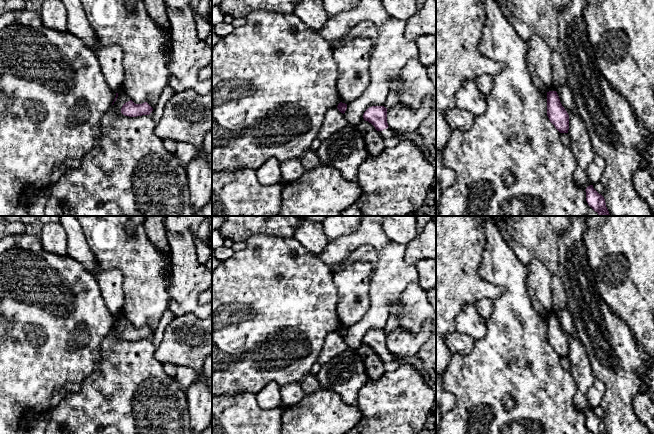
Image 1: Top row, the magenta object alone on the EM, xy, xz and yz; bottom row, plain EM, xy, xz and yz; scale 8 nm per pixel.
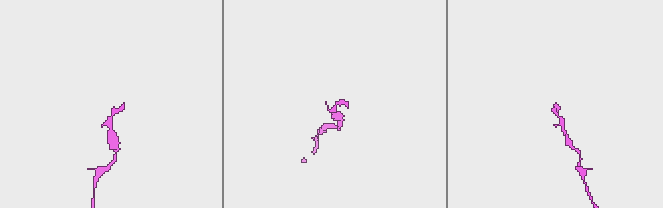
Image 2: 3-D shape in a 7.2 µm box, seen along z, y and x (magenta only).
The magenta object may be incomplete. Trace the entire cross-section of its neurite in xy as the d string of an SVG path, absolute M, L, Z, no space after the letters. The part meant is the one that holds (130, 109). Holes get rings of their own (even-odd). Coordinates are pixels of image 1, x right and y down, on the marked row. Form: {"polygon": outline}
{"polygon": "M132 100L123 104L121 113L129 117L137 117L142 115L149 115L153 108L147 103L135 104Z"}

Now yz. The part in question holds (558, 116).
{"polygon": "M556 91L547 92L547 116L560 133L568 133L569 115L562 106Z"}

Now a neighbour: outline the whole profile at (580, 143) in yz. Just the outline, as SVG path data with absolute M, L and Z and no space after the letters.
M567 82L560 86L556 92L562 106L569 115L569 147L577 159L574 179L580 188L586 190L588 186L592 185L587 175L587 167L595 156L592 142L589 138L585 122L577 109L571 88Z

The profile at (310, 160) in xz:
M308 149L300 159L305 171L312 170L315 167L319 166L320 160L316 152Z

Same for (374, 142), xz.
M364 120L354 127L361 133L369 156L376 156L384 151L384 139L371 123Z

